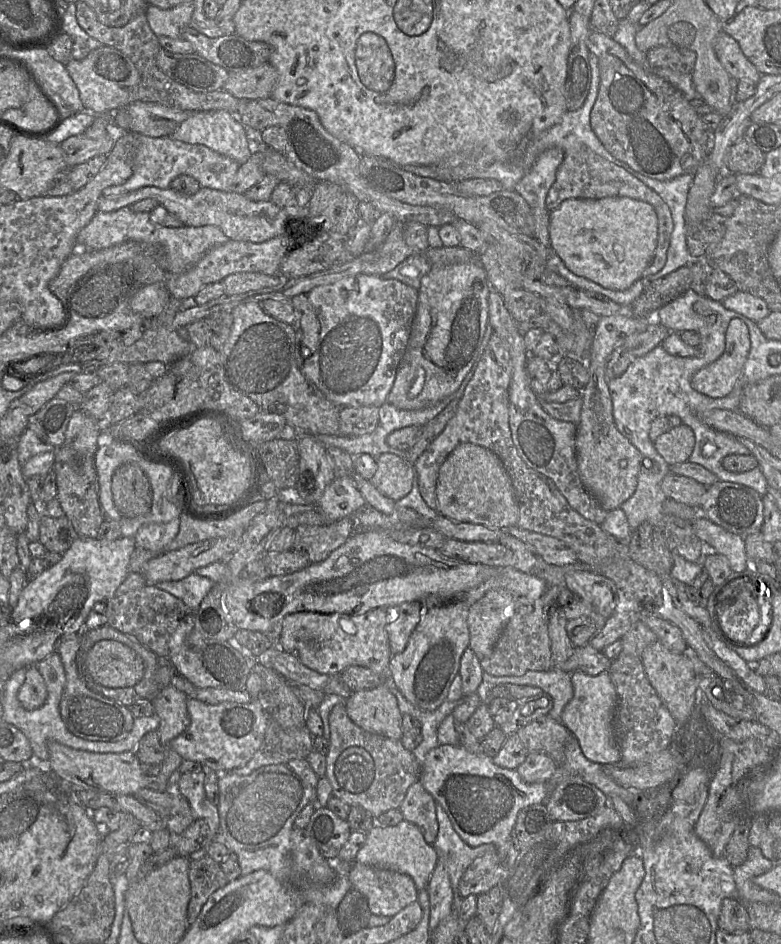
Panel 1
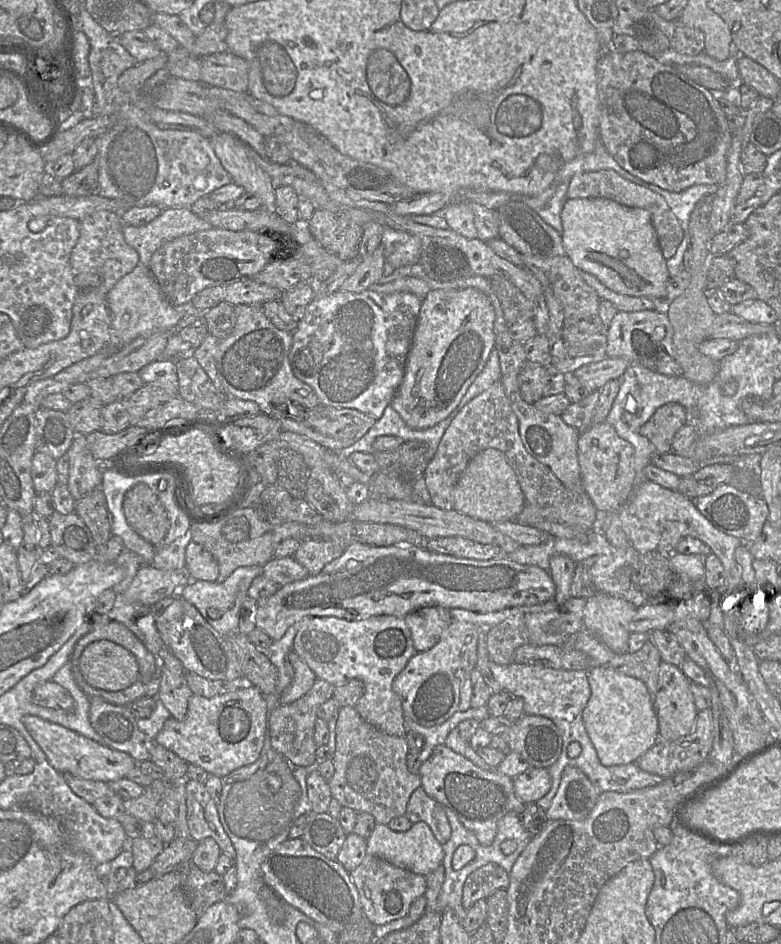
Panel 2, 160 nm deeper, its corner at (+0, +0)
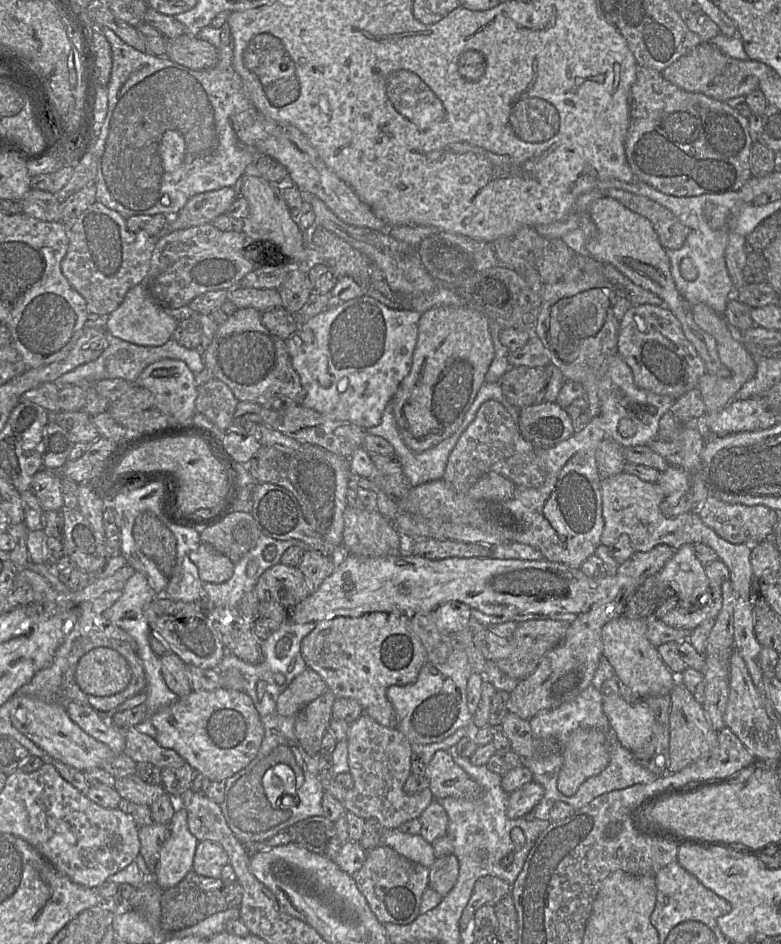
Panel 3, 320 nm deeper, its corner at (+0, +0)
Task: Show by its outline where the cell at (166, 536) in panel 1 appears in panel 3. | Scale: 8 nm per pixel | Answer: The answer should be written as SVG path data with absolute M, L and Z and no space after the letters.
M186 555L180 572L169 580L163 596L175 601L200 603L203 599L203 584L196 565Z

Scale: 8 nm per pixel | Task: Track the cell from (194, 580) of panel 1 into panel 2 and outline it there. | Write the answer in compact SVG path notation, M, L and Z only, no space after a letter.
M261 566L238 567L224 582L191 580L187 585L178 585L175 594L194 605L204 619L221 635L238 631L239 612L248 597L248 589L254 578L262 574Z

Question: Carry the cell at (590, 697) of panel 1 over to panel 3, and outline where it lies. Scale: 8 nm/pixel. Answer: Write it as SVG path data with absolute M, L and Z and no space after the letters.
M618 696L603 700L603 712L615 739L627 750L642 749L652 735L653 714L645 701L628 703Z

